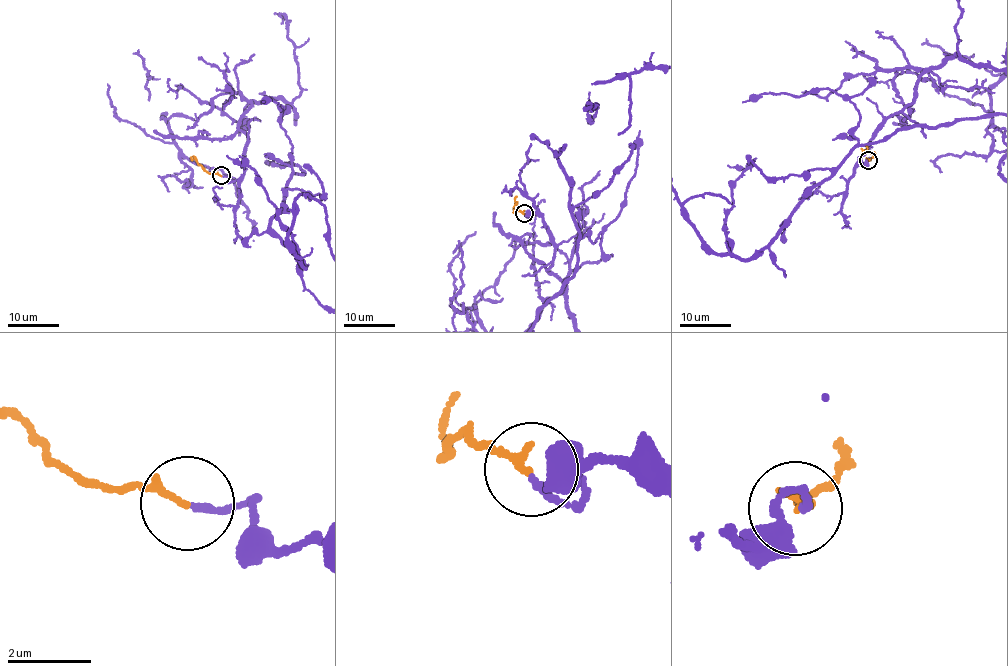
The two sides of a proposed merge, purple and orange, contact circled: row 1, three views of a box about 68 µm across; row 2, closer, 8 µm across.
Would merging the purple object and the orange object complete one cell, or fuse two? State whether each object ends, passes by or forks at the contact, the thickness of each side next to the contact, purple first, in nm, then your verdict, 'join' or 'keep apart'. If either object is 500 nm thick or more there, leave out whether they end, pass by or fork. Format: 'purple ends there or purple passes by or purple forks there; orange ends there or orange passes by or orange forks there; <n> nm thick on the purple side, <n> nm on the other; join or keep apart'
purple ends there; orange ends there; 150 nm thick on the purple side, 150 nm on the other; join

